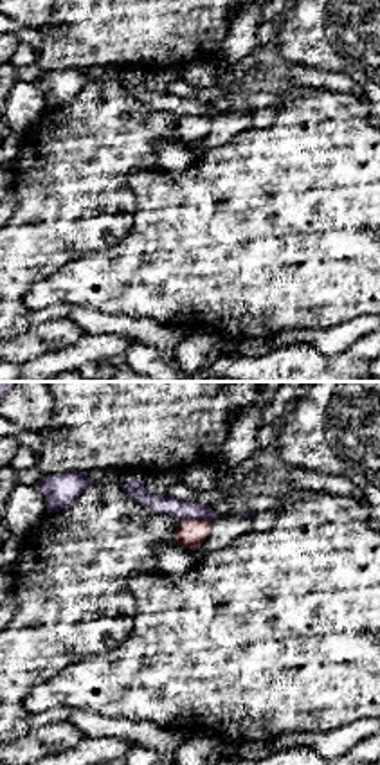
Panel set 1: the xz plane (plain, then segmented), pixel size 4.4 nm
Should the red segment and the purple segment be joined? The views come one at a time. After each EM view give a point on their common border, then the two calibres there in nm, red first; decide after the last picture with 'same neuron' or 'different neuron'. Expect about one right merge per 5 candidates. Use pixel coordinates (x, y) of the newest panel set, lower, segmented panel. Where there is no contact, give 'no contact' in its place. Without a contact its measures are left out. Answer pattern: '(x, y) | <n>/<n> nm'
(197, 519) | 130/80 nm

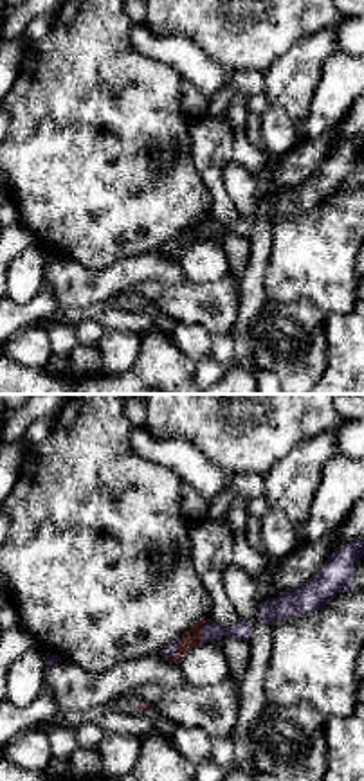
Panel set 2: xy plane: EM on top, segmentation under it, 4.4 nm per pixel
(179, 650) | 80/50 nm

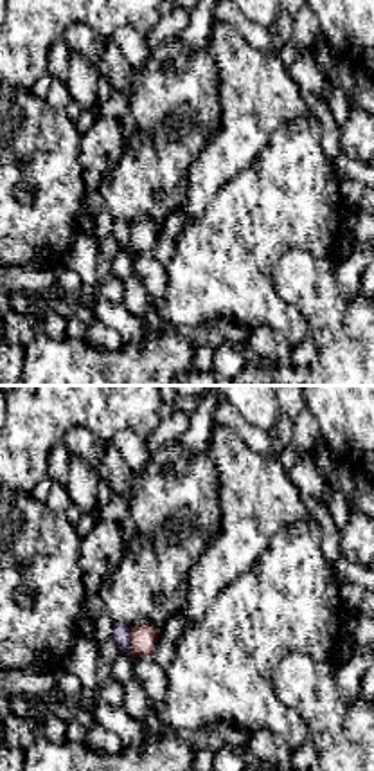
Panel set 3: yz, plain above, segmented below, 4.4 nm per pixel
(130, 640) | 120/80 nm

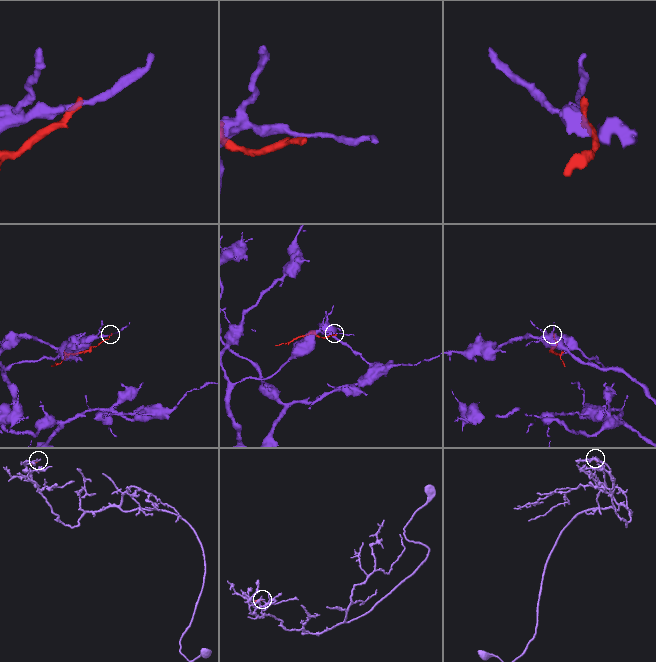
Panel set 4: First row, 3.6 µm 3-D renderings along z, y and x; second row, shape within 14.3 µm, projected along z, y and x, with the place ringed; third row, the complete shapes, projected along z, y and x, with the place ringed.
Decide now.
different neuron

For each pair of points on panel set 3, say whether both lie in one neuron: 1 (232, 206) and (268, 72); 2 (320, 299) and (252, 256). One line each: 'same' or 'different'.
1: different
2: different

